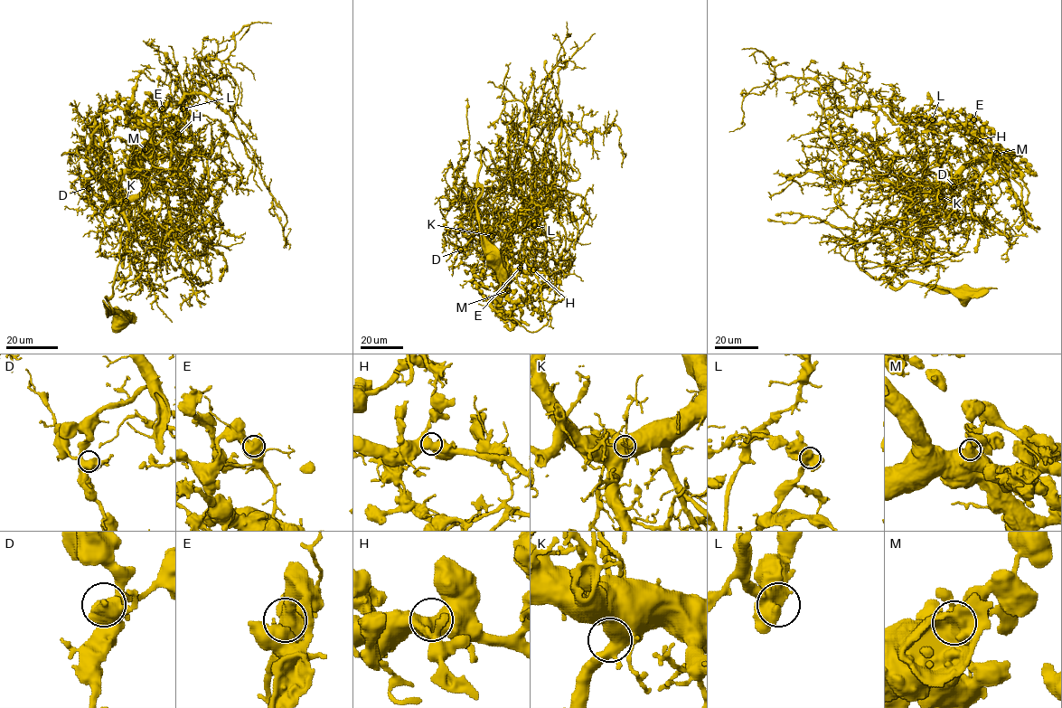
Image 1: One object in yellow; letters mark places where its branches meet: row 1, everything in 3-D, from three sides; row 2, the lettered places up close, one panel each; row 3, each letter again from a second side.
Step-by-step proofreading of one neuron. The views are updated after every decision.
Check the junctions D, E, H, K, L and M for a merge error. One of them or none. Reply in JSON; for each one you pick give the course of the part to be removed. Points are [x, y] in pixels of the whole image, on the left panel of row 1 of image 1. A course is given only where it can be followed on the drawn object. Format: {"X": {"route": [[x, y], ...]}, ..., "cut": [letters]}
{"E": {"route": [[163, 109], [162, 125], [202, 151], [208, 196], [192, 212], [153, 216], [212, 241], [214, 224], [200, 226]]}, "cut": ["E"]}

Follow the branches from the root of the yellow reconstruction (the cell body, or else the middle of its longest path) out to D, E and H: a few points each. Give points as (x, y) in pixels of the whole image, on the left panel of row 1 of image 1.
D: (119, 318), (104, 303), (111, 309), (121, 234), (144, 240), (166, 191), (116, 199), (102, 170), (89, 188)
E: (119, 318), (104, 303), (111, 309), (121, 234), (144, 240), (166, 196), (145, 181), (142, 165), (163, 109)
H: (119, 318), (104, 303), (121, 234), (144, 240), (166, 196), (141, 153), (178, 134)

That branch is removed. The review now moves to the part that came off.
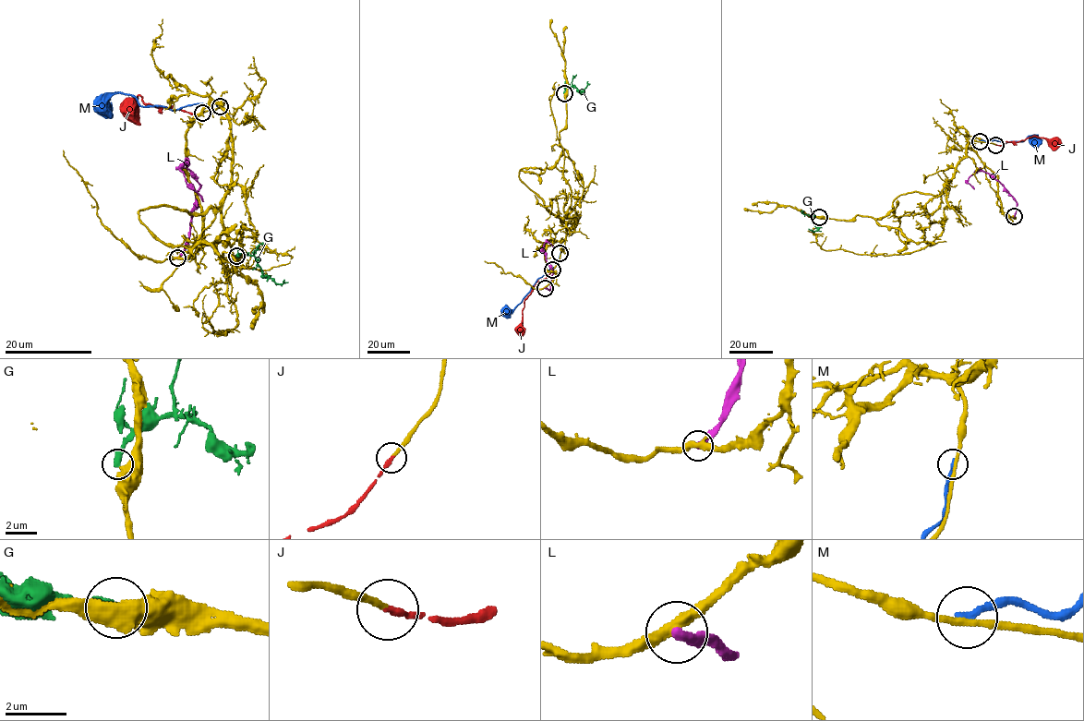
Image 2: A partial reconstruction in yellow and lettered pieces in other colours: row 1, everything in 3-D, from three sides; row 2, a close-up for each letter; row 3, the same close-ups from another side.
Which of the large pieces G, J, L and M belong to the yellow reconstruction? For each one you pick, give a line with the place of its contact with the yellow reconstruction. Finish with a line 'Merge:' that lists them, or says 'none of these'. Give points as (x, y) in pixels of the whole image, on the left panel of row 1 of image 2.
J: (202, 113)
Merge: J

